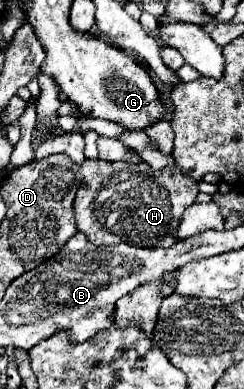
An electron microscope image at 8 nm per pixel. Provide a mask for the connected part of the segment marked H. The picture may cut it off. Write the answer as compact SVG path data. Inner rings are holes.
M85 160L79 168L83 182L79 184L75 198L75 220L77 230L83 232L95 246L109 244L135 244L135 246L171 246L175 244L175 232L179 228L179 220L187 206L195 202L199 194L197 182L183 176L179 166L153 170L149 164L129 164L129 162L105 162L105 160Z

